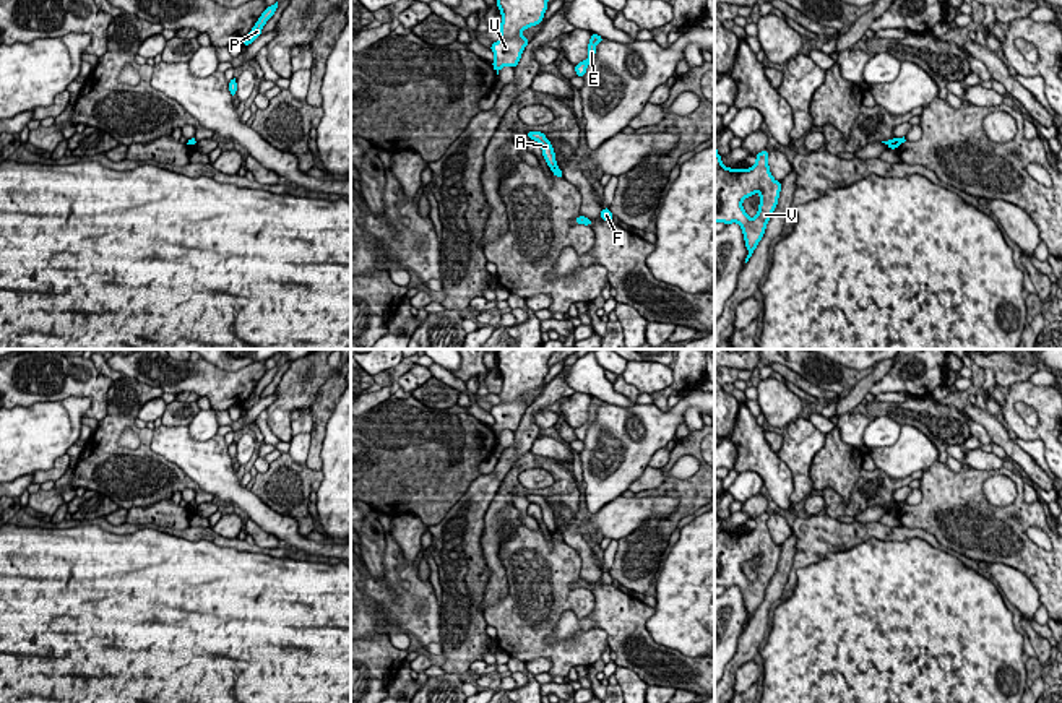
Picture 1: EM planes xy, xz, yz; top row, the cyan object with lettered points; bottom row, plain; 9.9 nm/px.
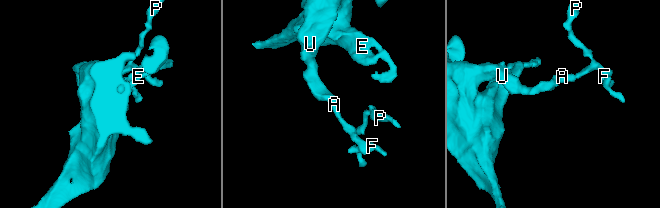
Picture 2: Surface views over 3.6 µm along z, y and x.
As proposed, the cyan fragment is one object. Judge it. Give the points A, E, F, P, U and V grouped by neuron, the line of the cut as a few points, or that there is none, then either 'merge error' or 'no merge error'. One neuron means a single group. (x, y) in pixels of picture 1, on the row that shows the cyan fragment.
groups A E U V / F P; cut xz (556, 166), (552, 169); merge error

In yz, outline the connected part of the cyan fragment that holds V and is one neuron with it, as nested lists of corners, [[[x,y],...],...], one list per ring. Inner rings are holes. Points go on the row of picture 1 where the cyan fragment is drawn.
[[[714,138],[714,222],[737,222],[742,227],[745,247],[749,255],[745,263],[752,257],[753,250],[757,248],[758,242],[762,240],[766,224],[775,211],[781,192],[779,182],[776,182],[768,167],[768,149],[763,149],[755,156],[757,162],[750,169],[729,169],[724,167],[721,162],[721,156],[716,151],[716,138]],[[753,193],[760,193],[760,205],[757,216],[752,219],[742,208],[742,200],[752,196]]]

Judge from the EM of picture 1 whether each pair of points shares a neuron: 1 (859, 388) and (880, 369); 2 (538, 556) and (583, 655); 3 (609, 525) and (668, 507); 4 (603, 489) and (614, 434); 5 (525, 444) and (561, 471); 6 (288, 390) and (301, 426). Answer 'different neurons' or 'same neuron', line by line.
1: same neuron
2: same neuron
3: same neuron
4: same neuron
5: different neurons
6: different neurons

